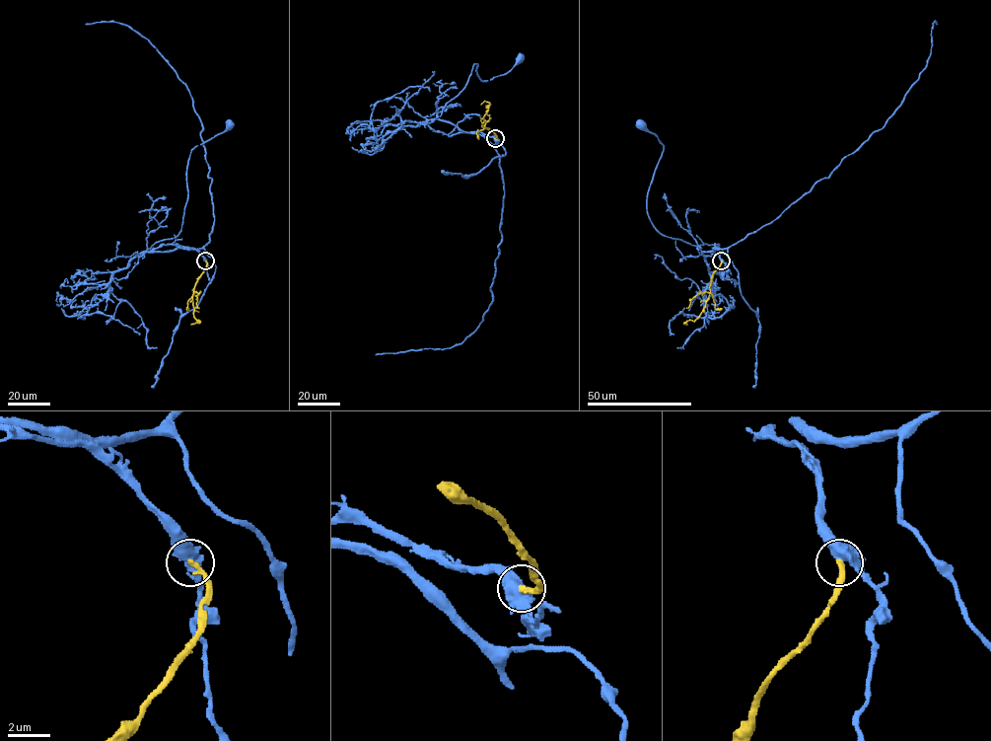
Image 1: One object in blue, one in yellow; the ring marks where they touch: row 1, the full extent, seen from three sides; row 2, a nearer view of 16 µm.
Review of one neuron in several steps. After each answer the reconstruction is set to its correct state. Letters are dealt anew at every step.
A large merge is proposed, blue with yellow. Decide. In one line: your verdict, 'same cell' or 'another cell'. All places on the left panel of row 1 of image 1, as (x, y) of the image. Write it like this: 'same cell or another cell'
same cell

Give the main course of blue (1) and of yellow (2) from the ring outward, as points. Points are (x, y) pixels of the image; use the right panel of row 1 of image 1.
1: (721, 260), (716, 247), (702, 252), (661, 234), (653, 225), (647, 198), (664, 146), (641, 124)
2: (721, 260), (713, 274), (703, 311), (694, 321), (684, 324), (687, 325)

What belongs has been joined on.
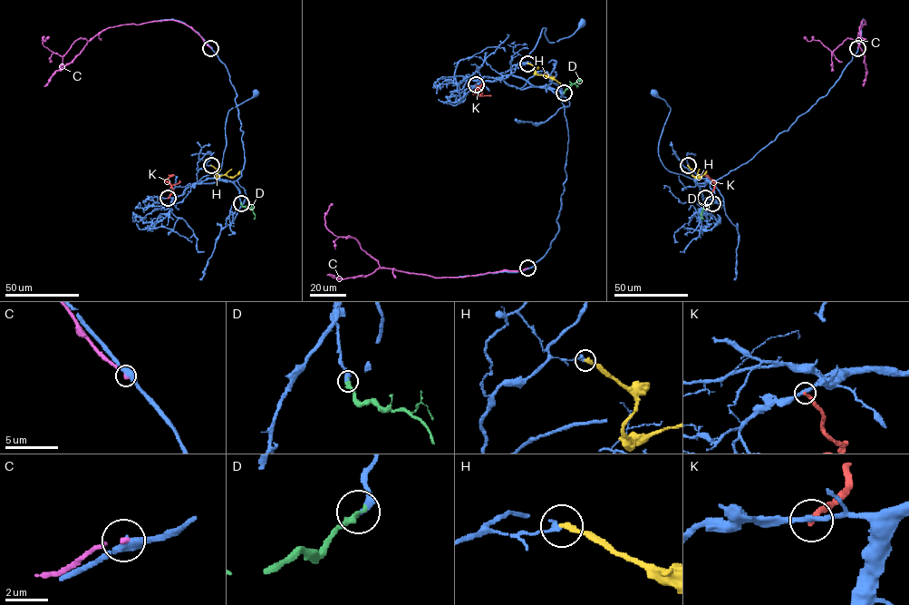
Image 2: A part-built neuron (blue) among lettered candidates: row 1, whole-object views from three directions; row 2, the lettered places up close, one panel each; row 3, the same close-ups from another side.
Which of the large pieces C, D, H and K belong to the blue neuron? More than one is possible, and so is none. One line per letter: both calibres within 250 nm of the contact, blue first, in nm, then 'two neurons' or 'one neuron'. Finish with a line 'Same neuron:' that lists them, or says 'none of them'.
C: calibres 440 and 170 nm; two neurons
D: calibres 320 and 320 nm; one neuron
H: calibres 240 and 240 nm; two neurons
K: calibres 240 and 280 nm; two neurons
Same neuron: D

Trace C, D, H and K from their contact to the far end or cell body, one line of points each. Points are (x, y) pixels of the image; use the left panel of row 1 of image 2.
C: (210, 48), (173, 20), (107, 28), (89, 41), (79, 38), (62, 56), (44, 47), (49, 36)
D: (241, 203), (251, 209), (254, 219)
H: (211, 165), (218, 171), (217, 177), (234, 177), (239, 170)
K: (168, 198), (173, 190), (165, 180), (173, 174)

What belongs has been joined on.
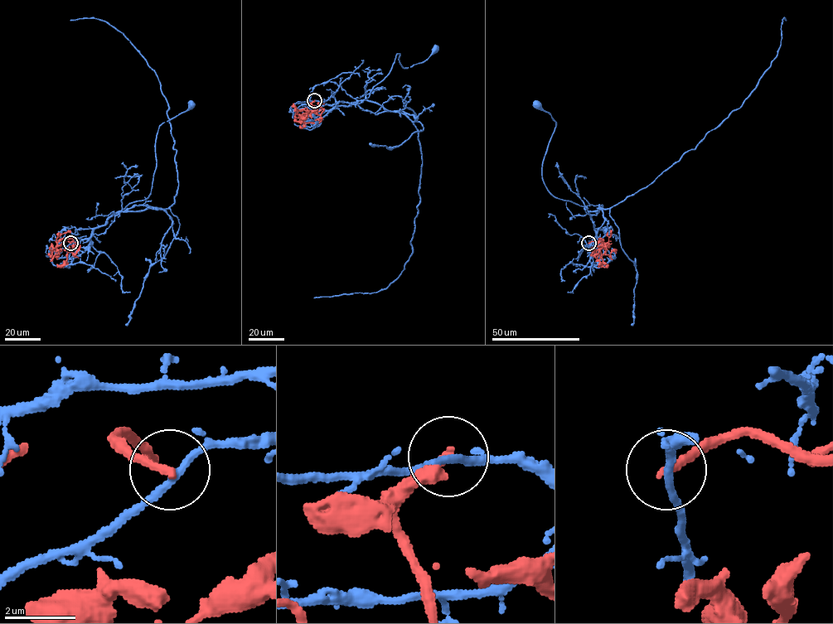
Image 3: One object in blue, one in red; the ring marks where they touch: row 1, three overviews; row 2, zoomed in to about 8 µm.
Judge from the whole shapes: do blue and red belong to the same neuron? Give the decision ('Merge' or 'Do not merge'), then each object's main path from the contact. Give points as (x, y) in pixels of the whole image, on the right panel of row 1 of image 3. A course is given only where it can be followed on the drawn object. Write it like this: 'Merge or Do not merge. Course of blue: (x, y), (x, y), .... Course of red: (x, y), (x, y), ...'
Do not merge. Course of blue: (588, 243), (596, 231), (588, 210), (554, 196), (543, 180), (543, 160), (556, 123), (537, 104). Course of red: (588, 243), (602, 239), (598, 239), (596, 242), (598, 259), (612, 251), (615, 250), (616, 253)

